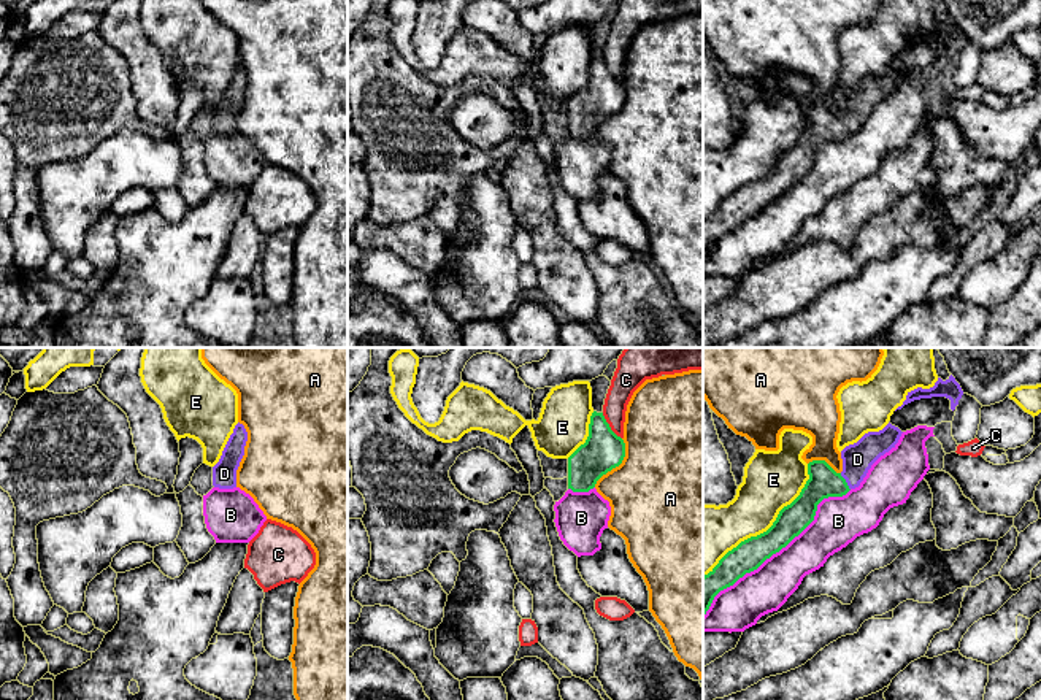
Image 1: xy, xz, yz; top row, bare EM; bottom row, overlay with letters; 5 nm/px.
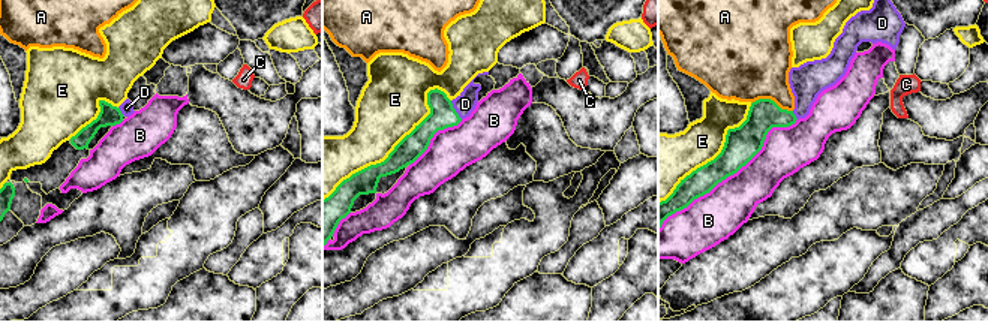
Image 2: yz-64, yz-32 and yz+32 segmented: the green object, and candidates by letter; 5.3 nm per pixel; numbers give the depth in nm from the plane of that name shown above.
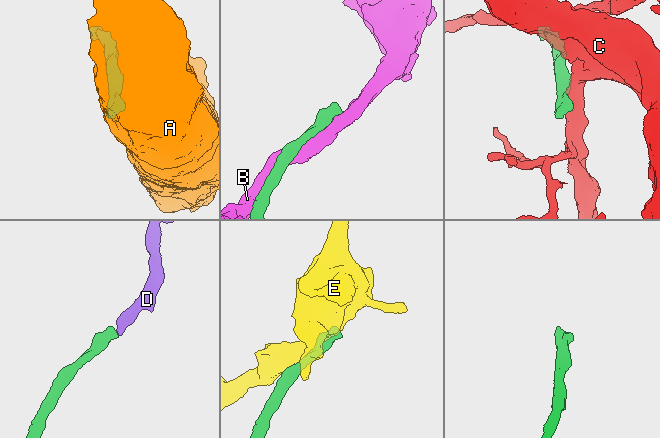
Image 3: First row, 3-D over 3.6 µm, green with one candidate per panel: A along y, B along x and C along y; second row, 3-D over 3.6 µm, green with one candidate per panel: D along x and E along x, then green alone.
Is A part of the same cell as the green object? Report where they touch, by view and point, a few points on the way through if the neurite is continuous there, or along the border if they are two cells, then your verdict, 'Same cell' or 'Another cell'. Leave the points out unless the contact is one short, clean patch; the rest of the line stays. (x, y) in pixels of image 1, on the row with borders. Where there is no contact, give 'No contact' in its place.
Touches green at xz (618, 465). Boundary: xz (622, 438), (624, 459), (594, 486). Another cell

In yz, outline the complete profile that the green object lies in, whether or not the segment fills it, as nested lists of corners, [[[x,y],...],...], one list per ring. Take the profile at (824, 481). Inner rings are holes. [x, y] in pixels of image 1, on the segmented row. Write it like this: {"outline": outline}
{"outline": [[[890,422],[879,432],[865,433],[857,443],[841,451],[841,473],[836,473],[825,460],[809,462],[809,479],[800,495],[779,511],[773,525],[766,532],[741,541],[703,576],[703,616],[720,590],[757,570],[798,537],[814,521],[817,505],[824,498],[843,497],[859,487],[871,465],[895,448],[901,433]]]}

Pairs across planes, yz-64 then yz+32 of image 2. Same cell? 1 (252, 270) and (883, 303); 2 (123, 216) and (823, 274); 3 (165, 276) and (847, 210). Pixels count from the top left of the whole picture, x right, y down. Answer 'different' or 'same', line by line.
1: different
2: different
3: different

